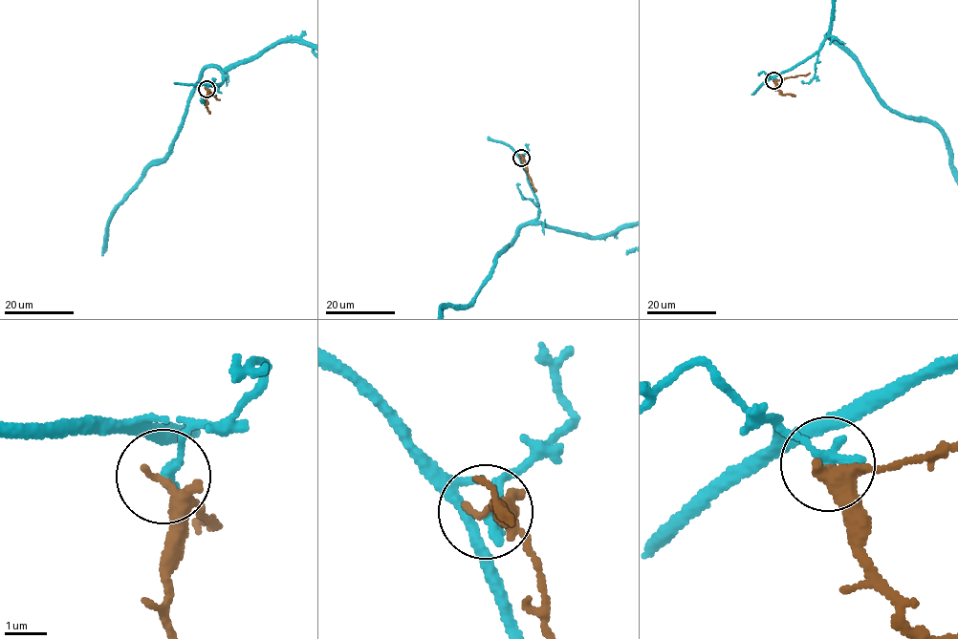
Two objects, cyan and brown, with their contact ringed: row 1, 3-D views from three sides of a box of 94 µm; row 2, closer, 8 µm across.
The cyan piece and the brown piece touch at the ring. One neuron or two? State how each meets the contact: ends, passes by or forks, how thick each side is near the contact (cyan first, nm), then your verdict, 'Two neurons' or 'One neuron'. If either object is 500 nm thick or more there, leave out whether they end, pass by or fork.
At the ring cyan ends. At the ring brown passes by. Thickness 280 nm (cyan) against 260 nm. Two neurons

